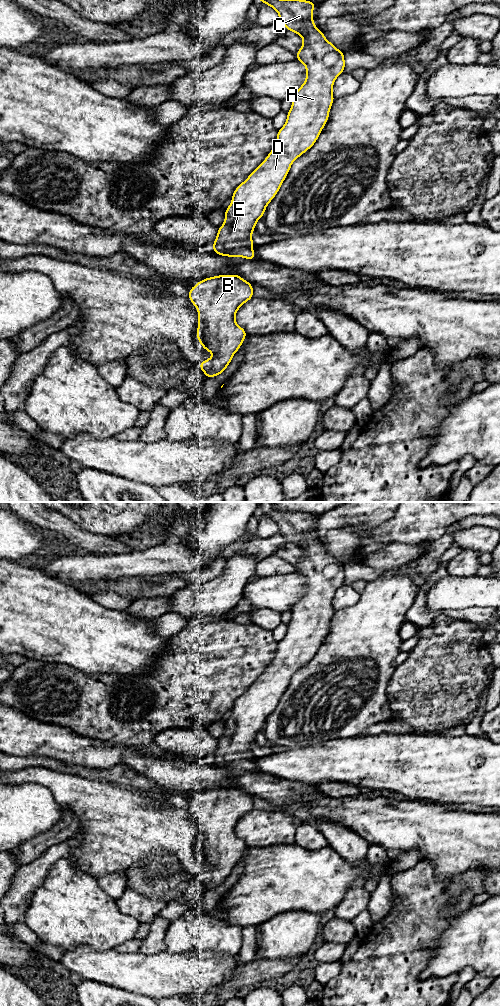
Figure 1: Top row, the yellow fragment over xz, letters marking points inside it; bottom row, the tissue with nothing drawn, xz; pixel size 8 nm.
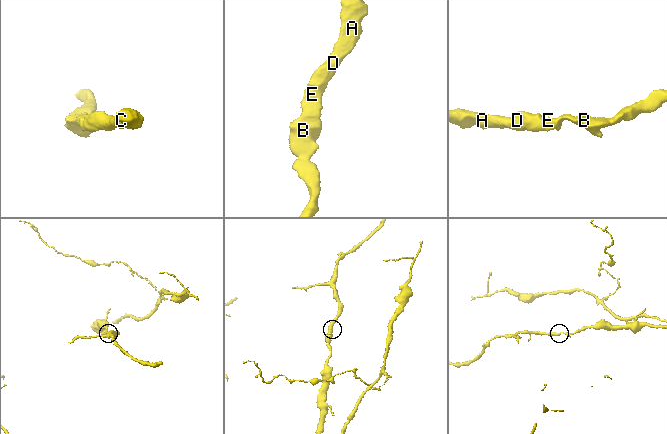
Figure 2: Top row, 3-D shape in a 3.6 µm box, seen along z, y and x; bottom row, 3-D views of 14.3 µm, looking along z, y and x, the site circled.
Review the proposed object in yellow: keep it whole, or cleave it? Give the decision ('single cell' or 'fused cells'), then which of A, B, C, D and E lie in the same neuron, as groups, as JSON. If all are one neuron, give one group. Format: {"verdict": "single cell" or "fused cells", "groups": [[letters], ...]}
{"verdict": "single cell", "groups": [["A", "B", "C", "D", "E"]]}

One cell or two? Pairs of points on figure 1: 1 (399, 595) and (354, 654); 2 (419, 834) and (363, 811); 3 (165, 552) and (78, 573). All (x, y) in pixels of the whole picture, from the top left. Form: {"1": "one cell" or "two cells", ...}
{"1": "one cell", "2": "one cell", "3": "one cell"}

